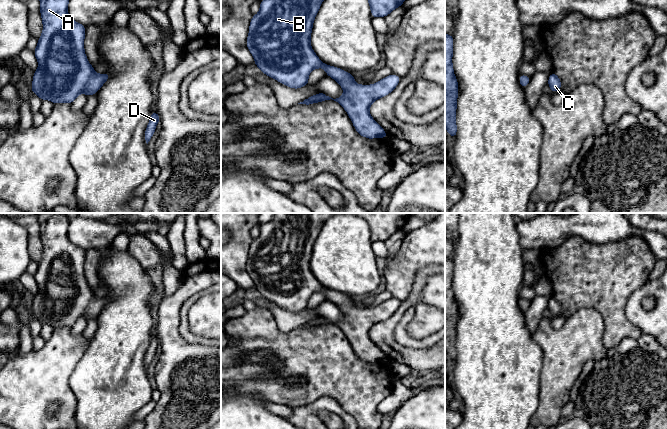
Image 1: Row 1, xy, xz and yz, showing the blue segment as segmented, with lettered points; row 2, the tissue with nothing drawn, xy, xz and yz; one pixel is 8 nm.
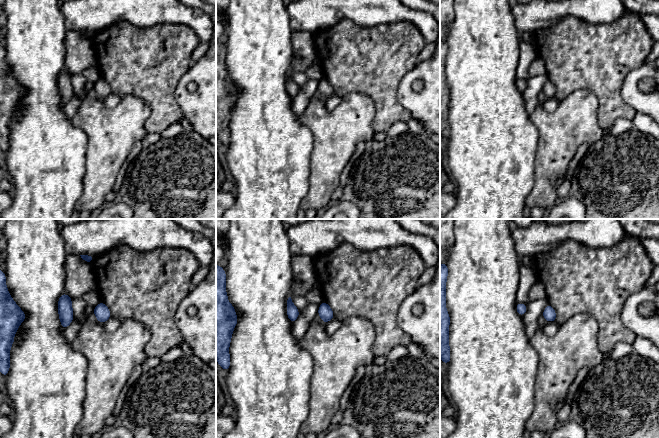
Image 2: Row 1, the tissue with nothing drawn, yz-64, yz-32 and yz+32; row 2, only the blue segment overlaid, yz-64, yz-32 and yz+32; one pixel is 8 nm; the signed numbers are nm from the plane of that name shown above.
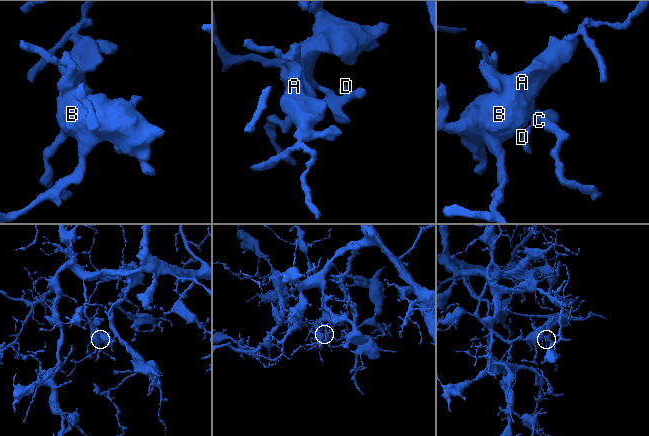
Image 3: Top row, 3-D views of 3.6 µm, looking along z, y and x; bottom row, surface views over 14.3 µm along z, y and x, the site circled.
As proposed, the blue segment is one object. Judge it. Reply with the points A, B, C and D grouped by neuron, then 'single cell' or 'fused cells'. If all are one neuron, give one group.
A B C D | single cell

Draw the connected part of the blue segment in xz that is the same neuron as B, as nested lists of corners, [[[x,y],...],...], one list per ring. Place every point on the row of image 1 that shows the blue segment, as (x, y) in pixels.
[[[261,0],[259,12],[252,16],[246,45],[257,67],[267,76],[293,89],[309,84],[311,71],[323,68],[344,90],[344,94],[333,99],[320,92],[298,104],[314,104],[334,100],[347,112],[357,133],[365,138],[387,138],[385,130],[370,115],[371,104],[391,93],[399,84],[401,77],[395,74],[379,80],[373,85],[360,85],[354,81],[354,75],[334,66],[323,63],[313,51],[310,40],[314,19],[323,0]]]

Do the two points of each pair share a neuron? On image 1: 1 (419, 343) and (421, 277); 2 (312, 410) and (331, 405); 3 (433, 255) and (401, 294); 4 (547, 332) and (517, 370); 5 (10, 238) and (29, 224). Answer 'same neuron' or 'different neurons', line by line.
1: different neurons
2: same neuron
3: same neuron
4: different neurons
5: different neurons

